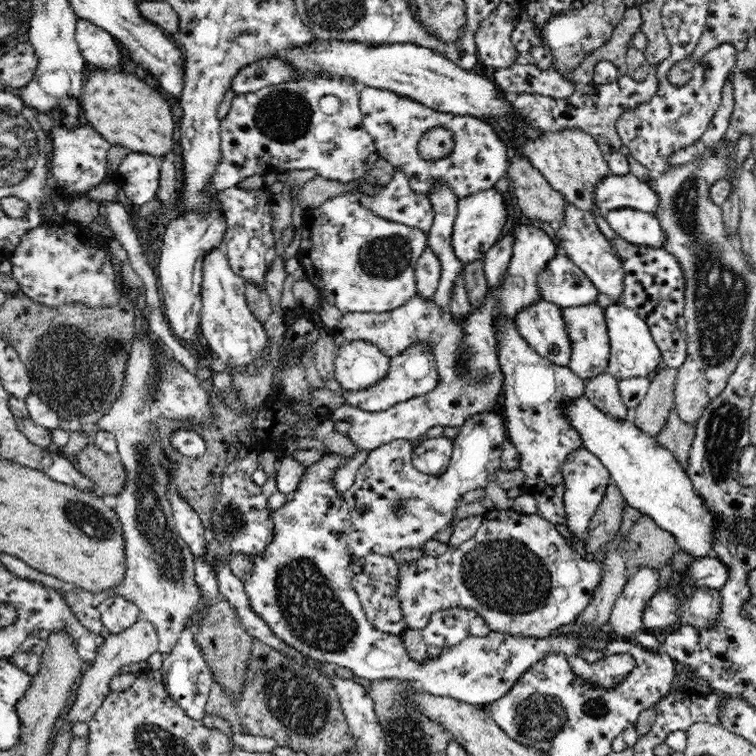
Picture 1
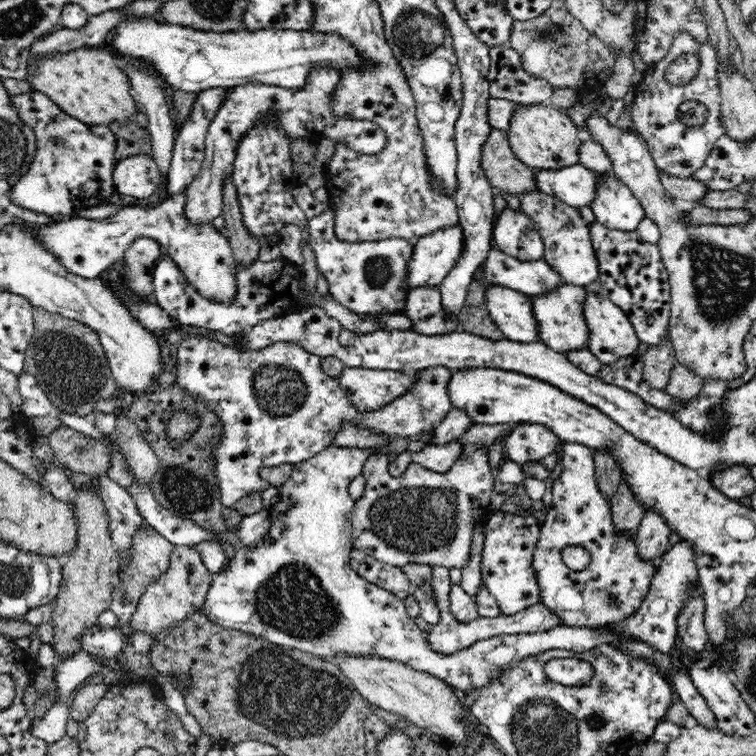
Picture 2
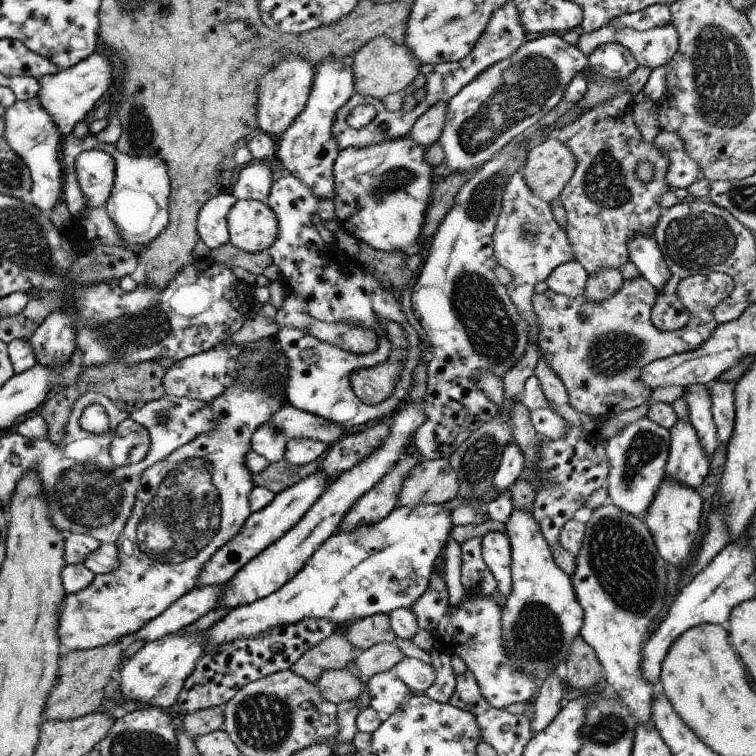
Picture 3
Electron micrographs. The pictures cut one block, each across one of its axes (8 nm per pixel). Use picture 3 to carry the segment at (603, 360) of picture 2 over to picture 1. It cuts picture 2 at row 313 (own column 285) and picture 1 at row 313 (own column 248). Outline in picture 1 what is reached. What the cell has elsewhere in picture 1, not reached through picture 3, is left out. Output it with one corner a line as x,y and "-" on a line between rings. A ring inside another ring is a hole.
614,303
604,309
604,314
611,348
608,373
620,380
632,377
646,377
650,372
656,372
656,368
663,361
662,353
660,353
649,327
638,316
638,313
624,305

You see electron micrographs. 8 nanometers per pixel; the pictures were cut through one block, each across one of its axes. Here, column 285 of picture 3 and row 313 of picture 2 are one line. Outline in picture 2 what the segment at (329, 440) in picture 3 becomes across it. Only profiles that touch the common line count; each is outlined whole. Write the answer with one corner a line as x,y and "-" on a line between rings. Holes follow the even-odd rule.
439,286
434,288
416,288
407,294
407,304
404,313
412,322
430,318
436,314
441,306

